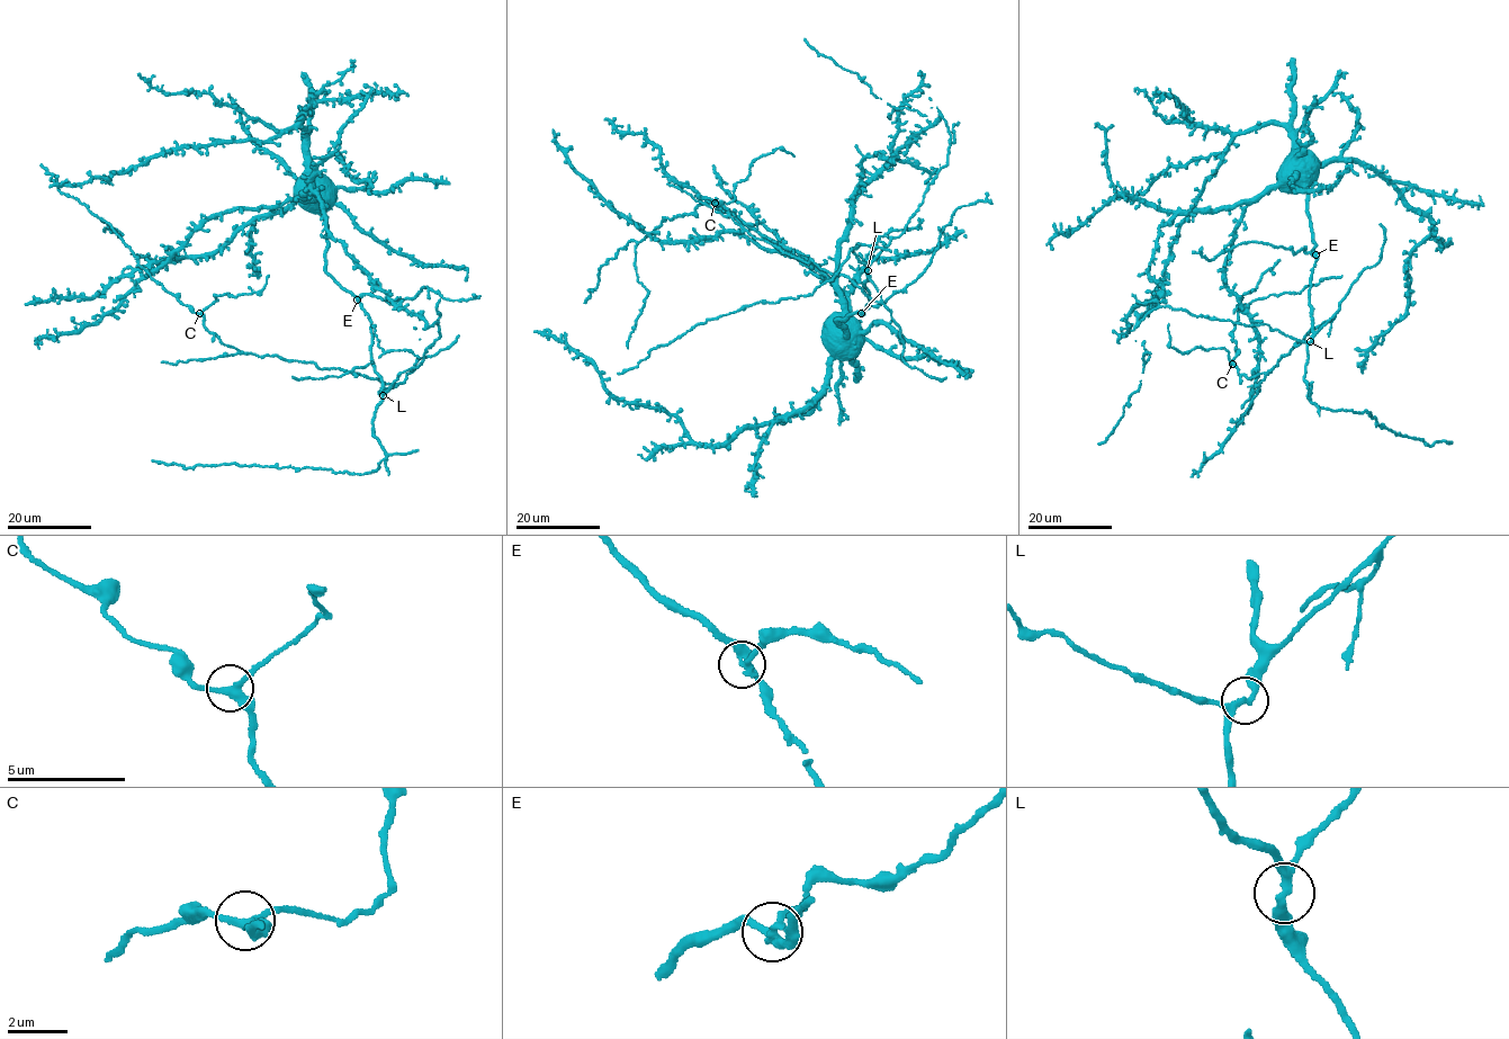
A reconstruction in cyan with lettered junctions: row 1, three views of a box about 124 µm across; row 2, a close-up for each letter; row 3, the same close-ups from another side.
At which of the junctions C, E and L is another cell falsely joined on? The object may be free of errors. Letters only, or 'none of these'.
E

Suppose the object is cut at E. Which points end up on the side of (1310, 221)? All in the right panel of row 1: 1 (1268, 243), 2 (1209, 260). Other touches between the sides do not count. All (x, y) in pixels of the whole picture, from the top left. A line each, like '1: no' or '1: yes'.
1: no
2: no

